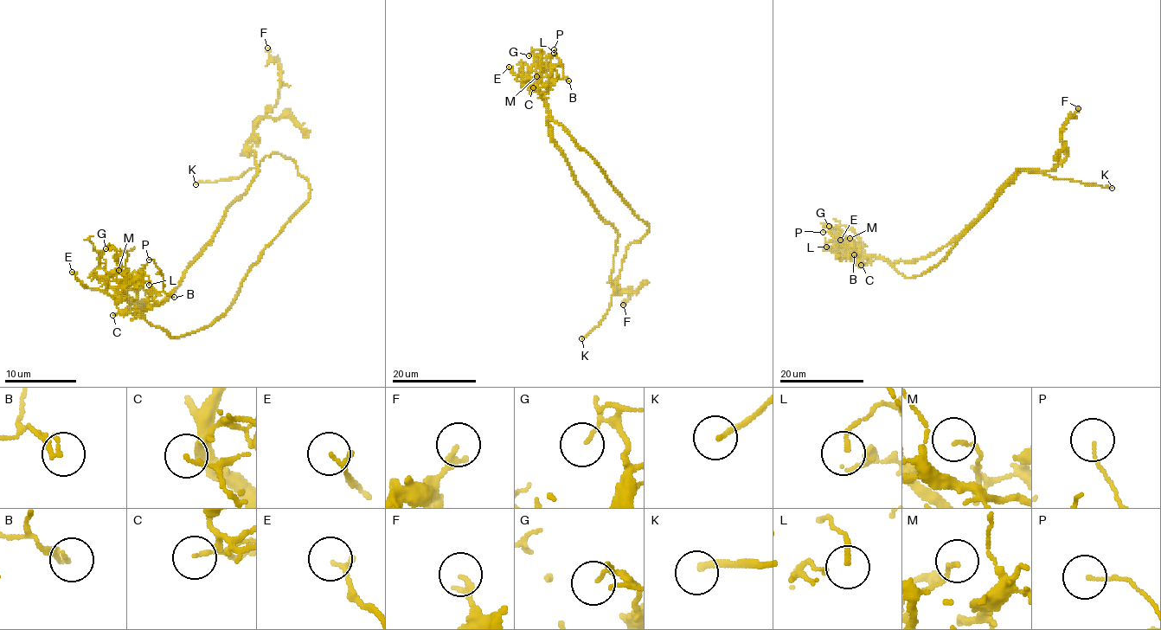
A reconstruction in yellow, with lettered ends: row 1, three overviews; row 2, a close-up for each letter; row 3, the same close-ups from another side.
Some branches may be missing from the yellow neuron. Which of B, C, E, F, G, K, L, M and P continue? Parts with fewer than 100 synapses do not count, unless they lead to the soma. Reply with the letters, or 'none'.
K

